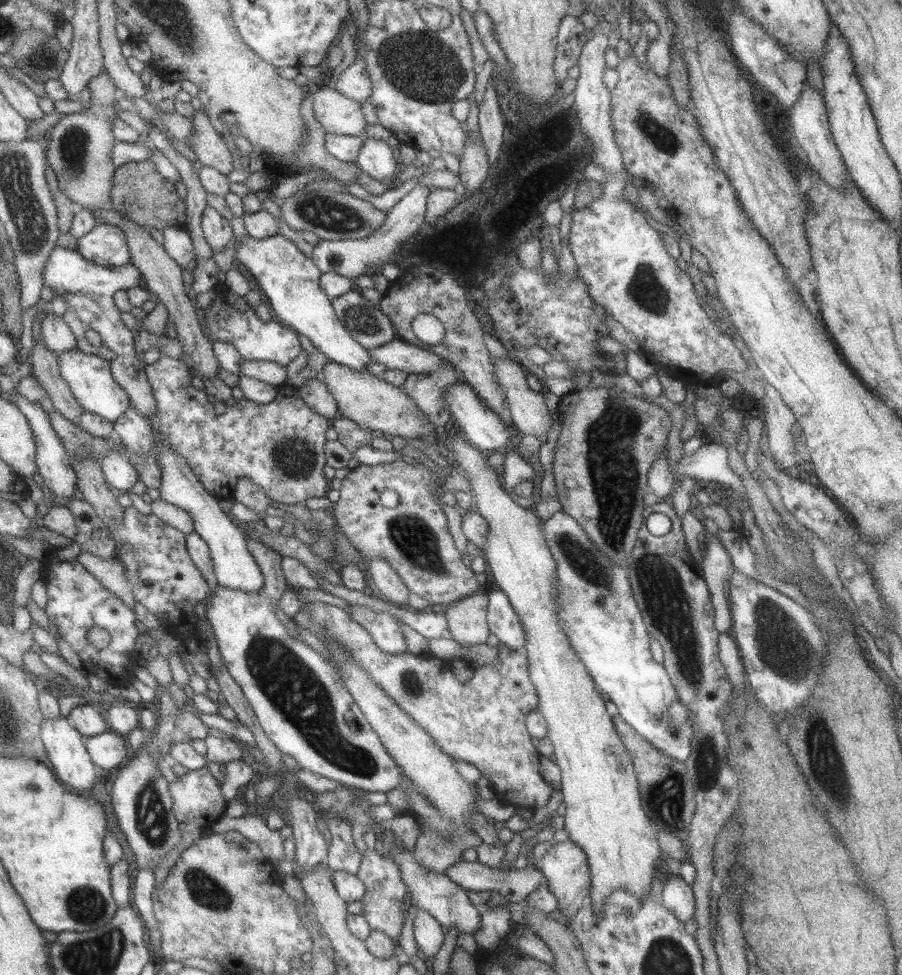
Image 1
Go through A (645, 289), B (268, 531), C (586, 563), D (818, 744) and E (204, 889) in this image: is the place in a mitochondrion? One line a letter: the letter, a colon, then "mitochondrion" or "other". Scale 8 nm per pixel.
A: mitochondrion
B: other
C: mitochondrion
D: mitochondrion
E: mitochondrion

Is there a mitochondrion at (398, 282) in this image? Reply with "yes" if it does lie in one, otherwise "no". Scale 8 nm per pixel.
no

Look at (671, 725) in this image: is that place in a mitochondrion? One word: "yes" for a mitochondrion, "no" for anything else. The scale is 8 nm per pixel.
yes

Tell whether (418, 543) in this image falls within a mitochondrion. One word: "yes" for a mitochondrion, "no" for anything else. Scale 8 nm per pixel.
yes

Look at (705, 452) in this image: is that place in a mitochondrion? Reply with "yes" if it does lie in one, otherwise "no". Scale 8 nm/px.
no

